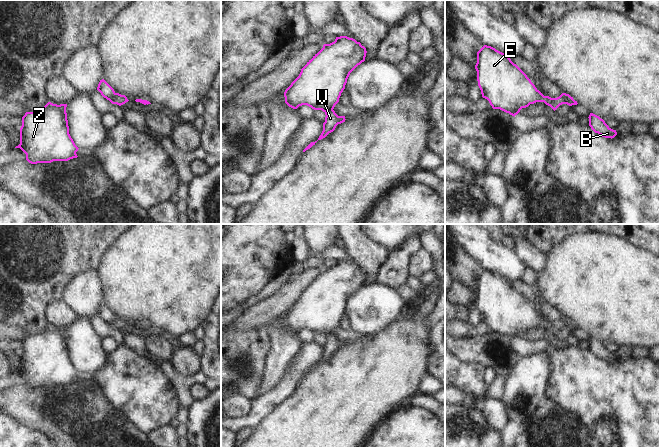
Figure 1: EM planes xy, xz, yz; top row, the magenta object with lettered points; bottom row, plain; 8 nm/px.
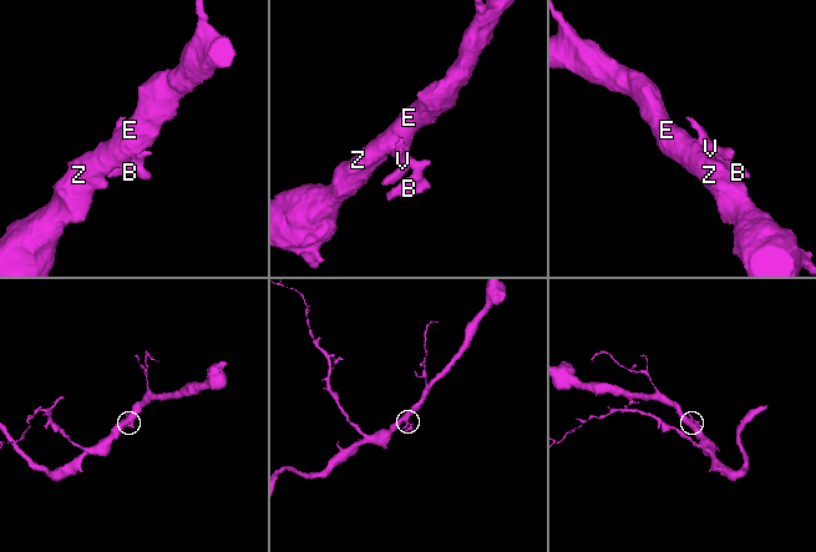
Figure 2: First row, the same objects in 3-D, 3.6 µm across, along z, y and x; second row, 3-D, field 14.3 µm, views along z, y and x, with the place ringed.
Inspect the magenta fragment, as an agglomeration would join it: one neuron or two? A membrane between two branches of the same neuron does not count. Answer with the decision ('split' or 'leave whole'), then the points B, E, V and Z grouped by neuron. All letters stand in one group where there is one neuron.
split; B E Z / V

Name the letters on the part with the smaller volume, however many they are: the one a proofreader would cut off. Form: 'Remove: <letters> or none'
Remove: V

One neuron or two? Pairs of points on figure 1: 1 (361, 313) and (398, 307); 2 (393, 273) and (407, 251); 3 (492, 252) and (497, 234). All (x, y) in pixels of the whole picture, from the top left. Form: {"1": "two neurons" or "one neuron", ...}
{"1": "one neuron", "2": "one neuron", "3": "two neurons"}

